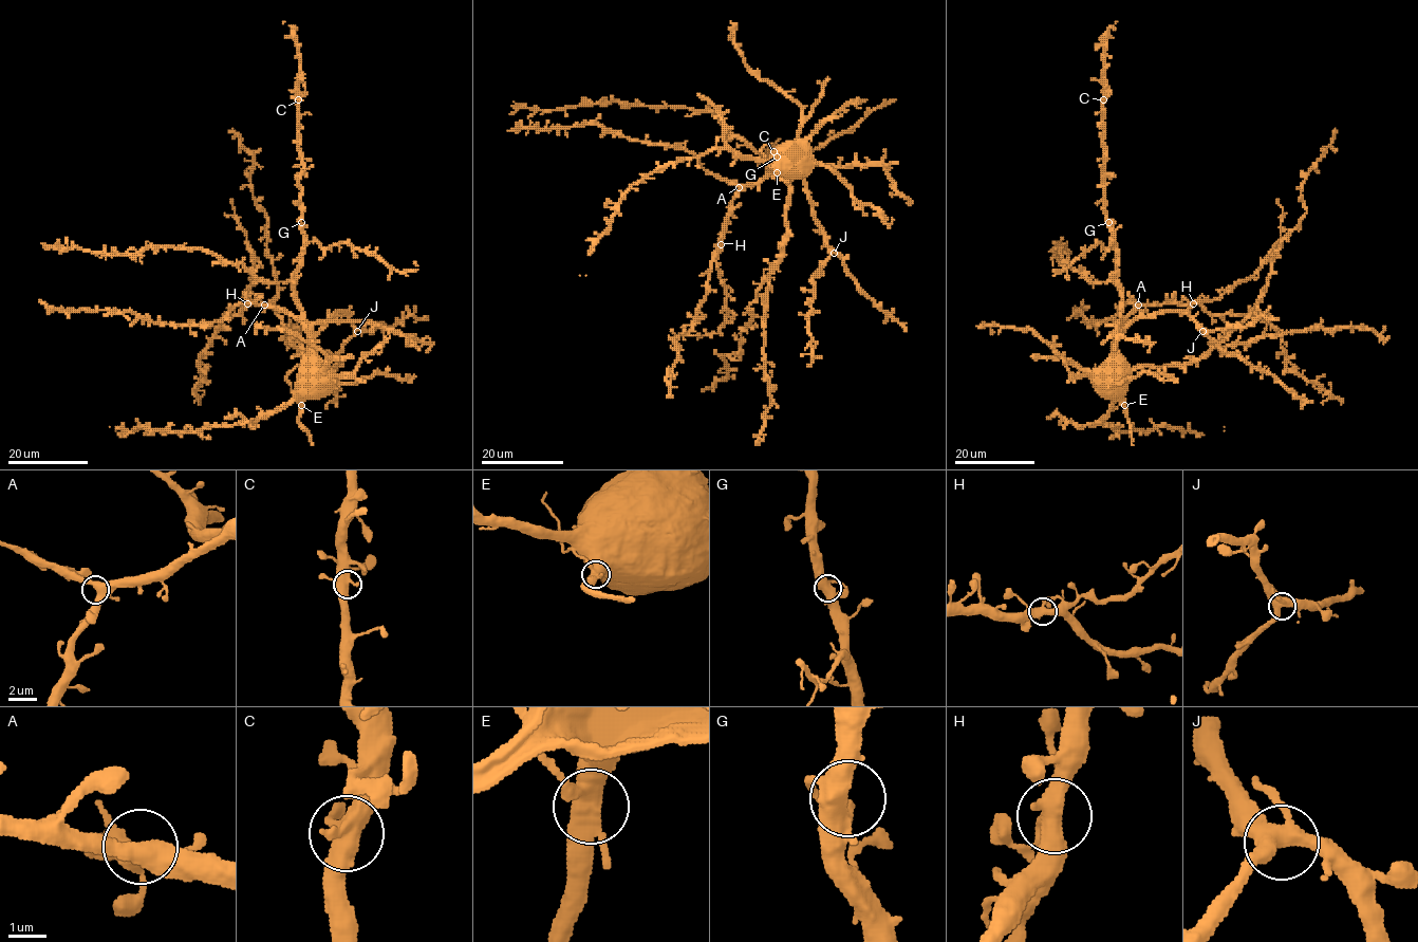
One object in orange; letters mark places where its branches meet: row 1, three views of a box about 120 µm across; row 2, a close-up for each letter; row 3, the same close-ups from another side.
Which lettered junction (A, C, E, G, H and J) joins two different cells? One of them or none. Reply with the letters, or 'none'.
none

